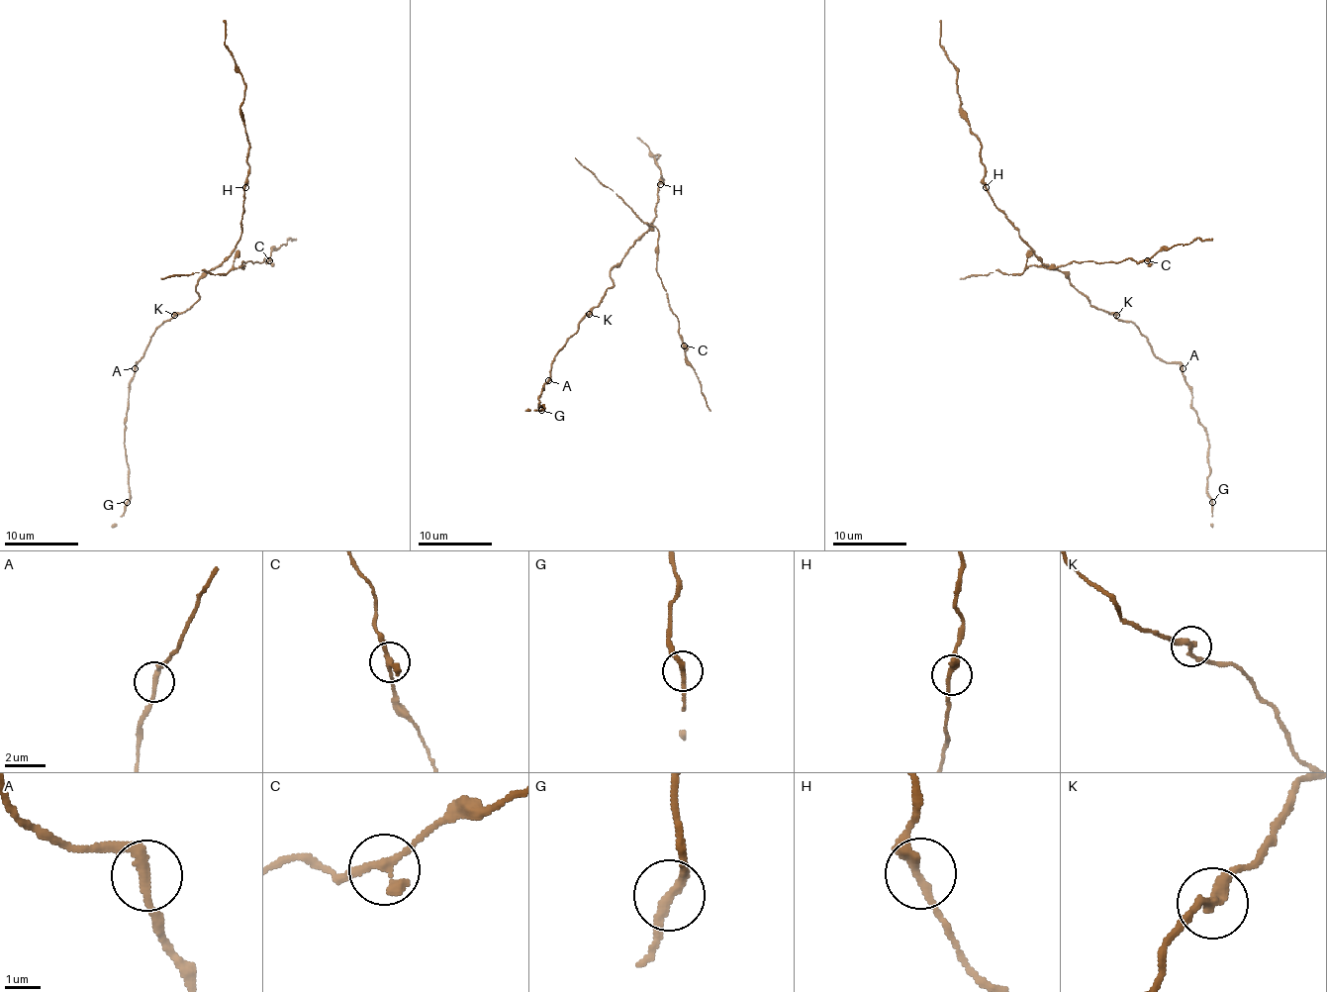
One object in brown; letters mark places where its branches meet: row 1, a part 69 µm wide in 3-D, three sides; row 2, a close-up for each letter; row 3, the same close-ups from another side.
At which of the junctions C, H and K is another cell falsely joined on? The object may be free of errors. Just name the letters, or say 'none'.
none

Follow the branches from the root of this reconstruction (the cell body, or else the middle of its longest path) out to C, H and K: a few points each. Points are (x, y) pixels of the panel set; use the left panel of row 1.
C: (196, 285), (235, 251), (235, 268), (243, 268), (241, 260), (269, 260)
H: (196, 285), (231, 253), (241, 235), (245, 187)
K: (196, 285), (199, 298), (188, 309), (175, 315)

